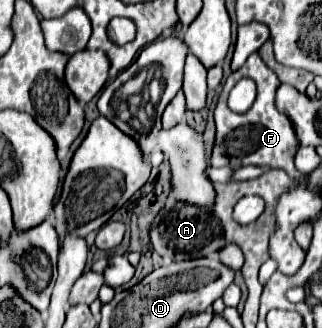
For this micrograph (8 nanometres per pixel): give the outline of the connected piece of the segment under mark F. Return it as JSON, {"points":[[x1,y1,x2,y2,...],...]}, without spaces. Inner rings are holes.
{"points":[[252,54,246,64,232,72,226,82,222,84,222,92,218,96,218,104,214,108,214,122,216,122,216,140,210,156,212,166,230,166,230,168,240,168,240,166,268,166,268,168,282,168,288,170,290,178,298,182,302,174,294,166,294,154,298,150,298,140,292,130,292,124,284,114,280,114,274,106,274,94,276,86,280,86,280,80,276,74,262,62,258,54],[240,78,252,78,258,88,258,96,252,104,252,108,246,114,236,114,228,108,226,98,230,88,240,80]]}

